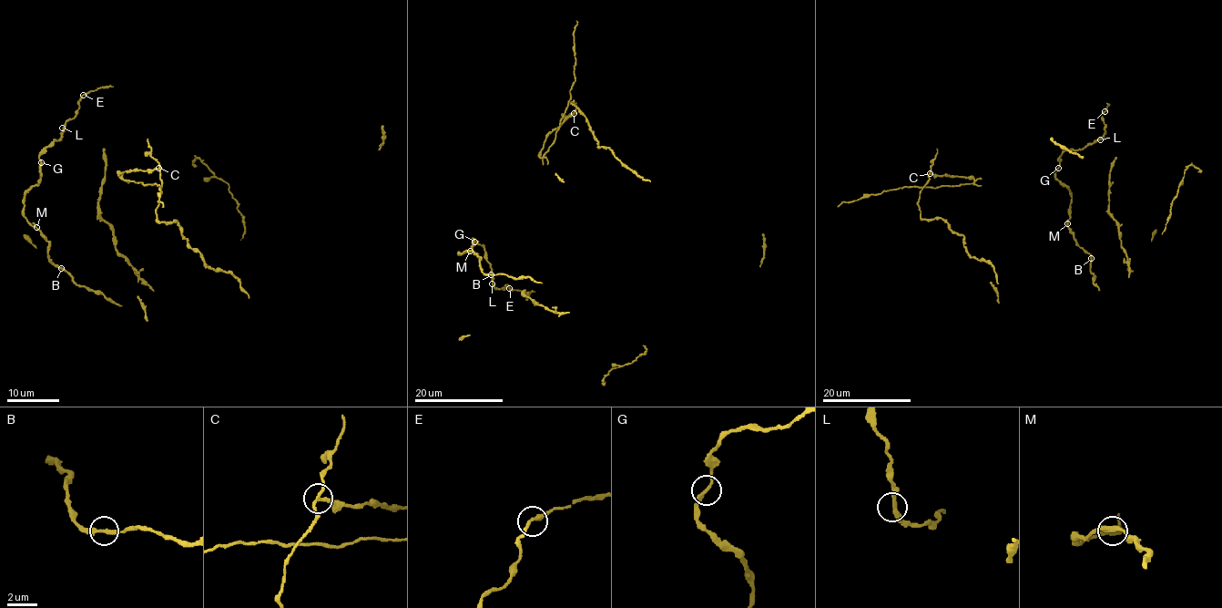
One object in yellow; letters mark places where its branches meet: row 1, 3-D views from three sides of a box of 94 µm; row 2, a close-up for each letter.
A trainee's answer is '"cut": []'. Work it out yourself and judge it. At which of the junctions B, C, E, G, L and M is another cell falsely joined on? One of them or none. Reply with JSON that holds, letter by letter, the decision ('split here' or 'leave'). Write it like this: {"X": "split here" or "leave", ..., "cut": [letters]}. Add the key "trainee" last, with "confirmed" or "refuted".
{"B": "leave", "C": "split here", "E": "leave", "G": "leave", "L": "leave", "M": "leave", "cut": ["C"], "trainee": "refuted"}

